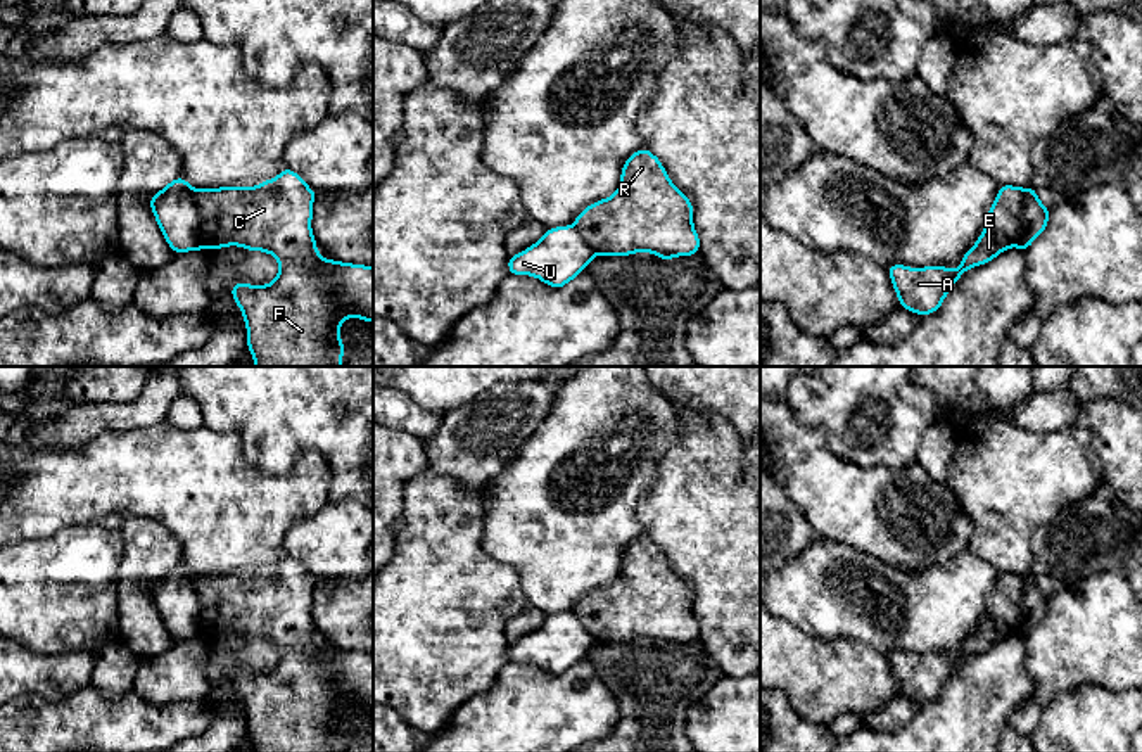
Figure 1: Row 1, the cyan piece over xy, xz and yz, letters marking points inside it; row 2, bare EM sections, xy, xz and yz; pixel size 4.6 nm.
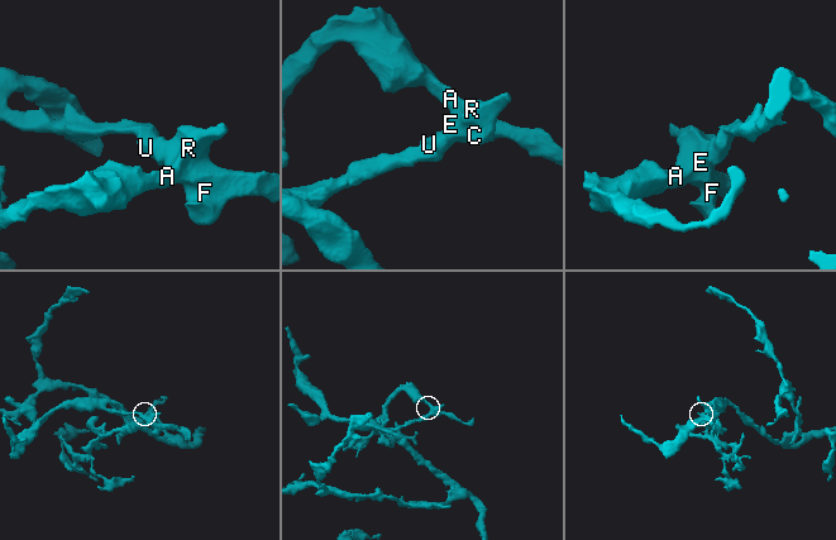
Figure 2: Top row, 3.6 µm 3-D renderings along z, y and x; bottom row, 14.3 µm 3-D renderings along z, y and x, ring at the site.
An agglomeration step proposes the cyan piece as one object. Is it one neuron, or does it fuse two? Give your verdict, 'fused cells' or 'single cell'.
fused cells

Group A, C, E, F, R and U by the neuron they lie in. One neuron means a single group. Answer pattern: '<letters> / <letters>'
A C E F R / U

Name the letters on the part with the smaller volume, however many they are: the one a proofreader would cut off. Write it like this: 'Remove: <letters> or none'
Remove: A, C, E, F, R

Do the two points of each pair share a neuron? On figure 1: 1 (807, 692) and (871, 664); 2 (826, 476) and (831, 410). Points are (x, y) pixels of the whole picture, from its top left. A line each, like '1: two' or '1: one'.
1: one
2: two

